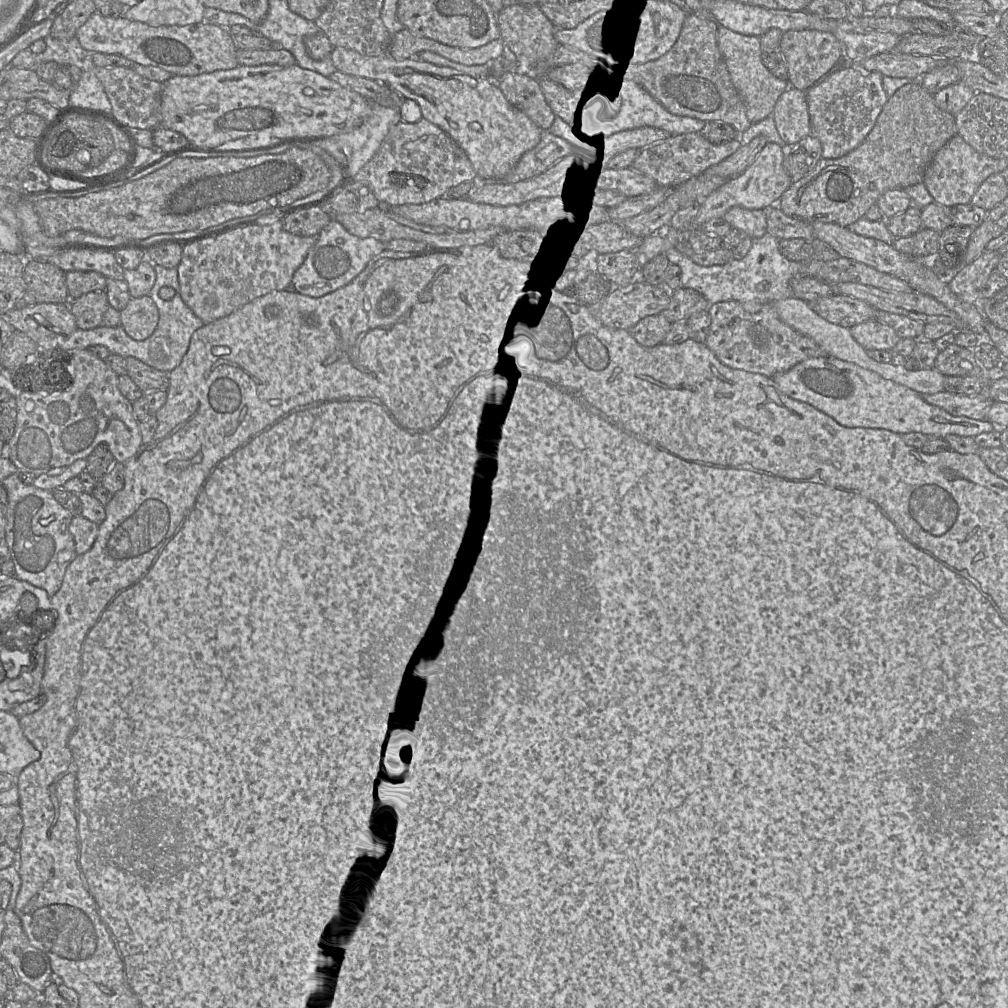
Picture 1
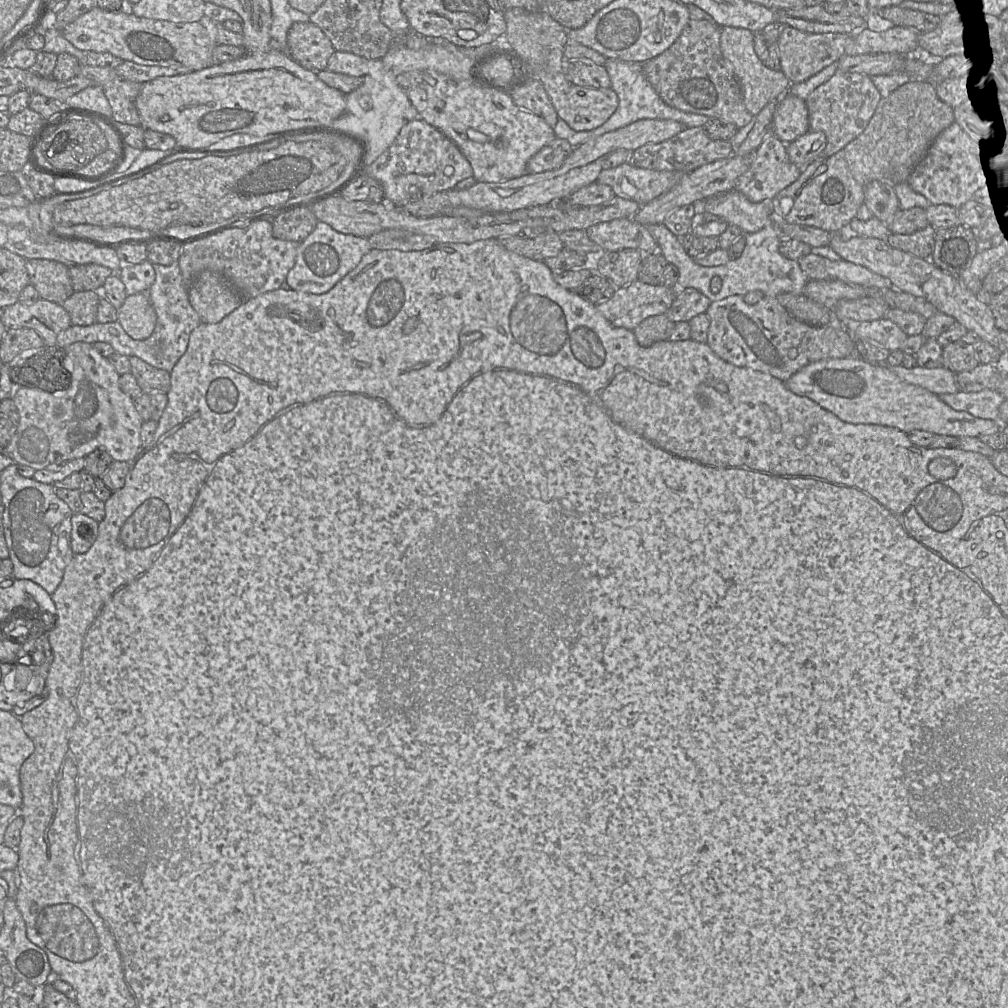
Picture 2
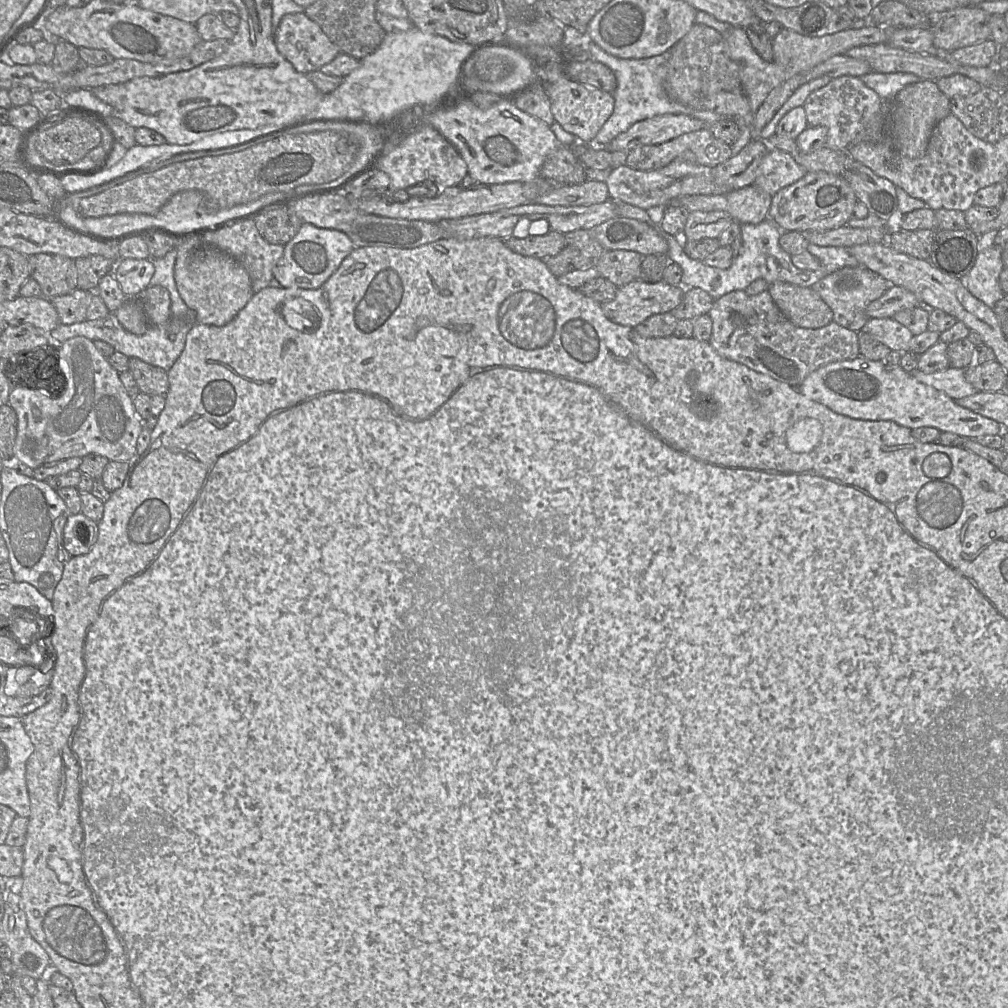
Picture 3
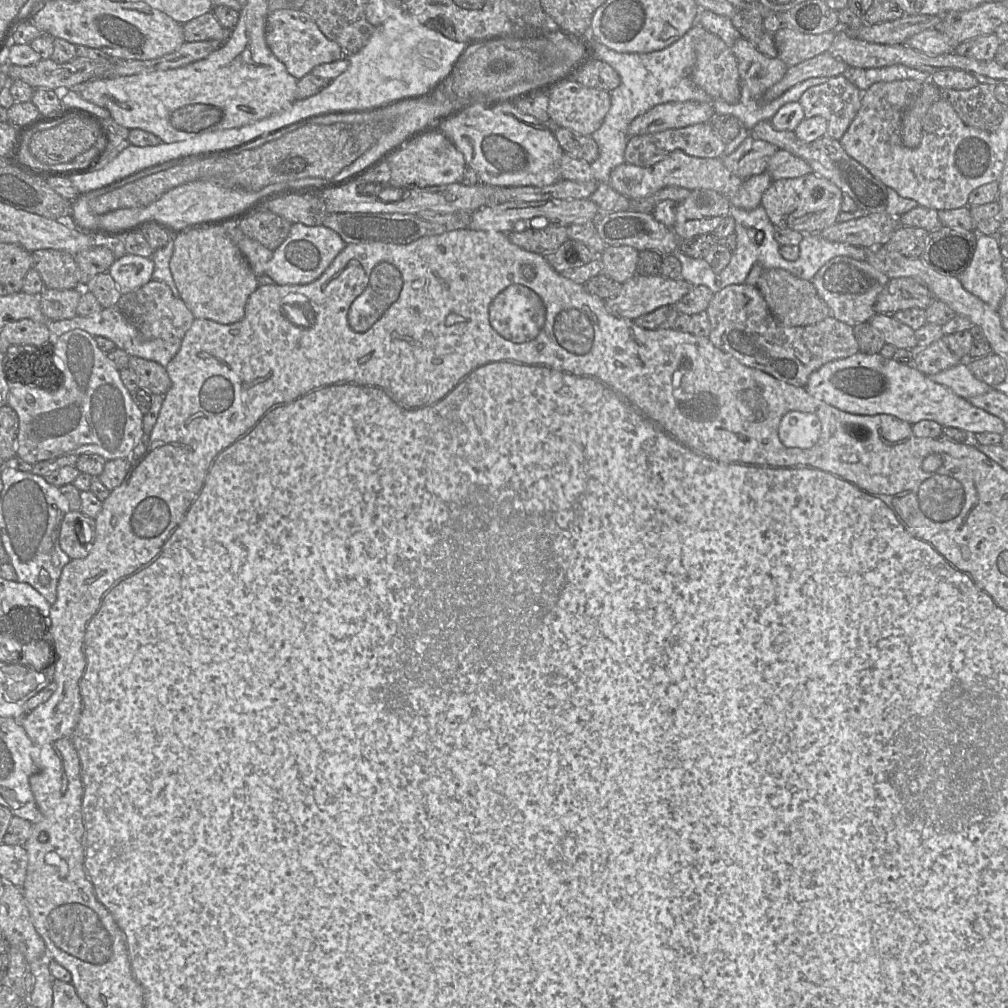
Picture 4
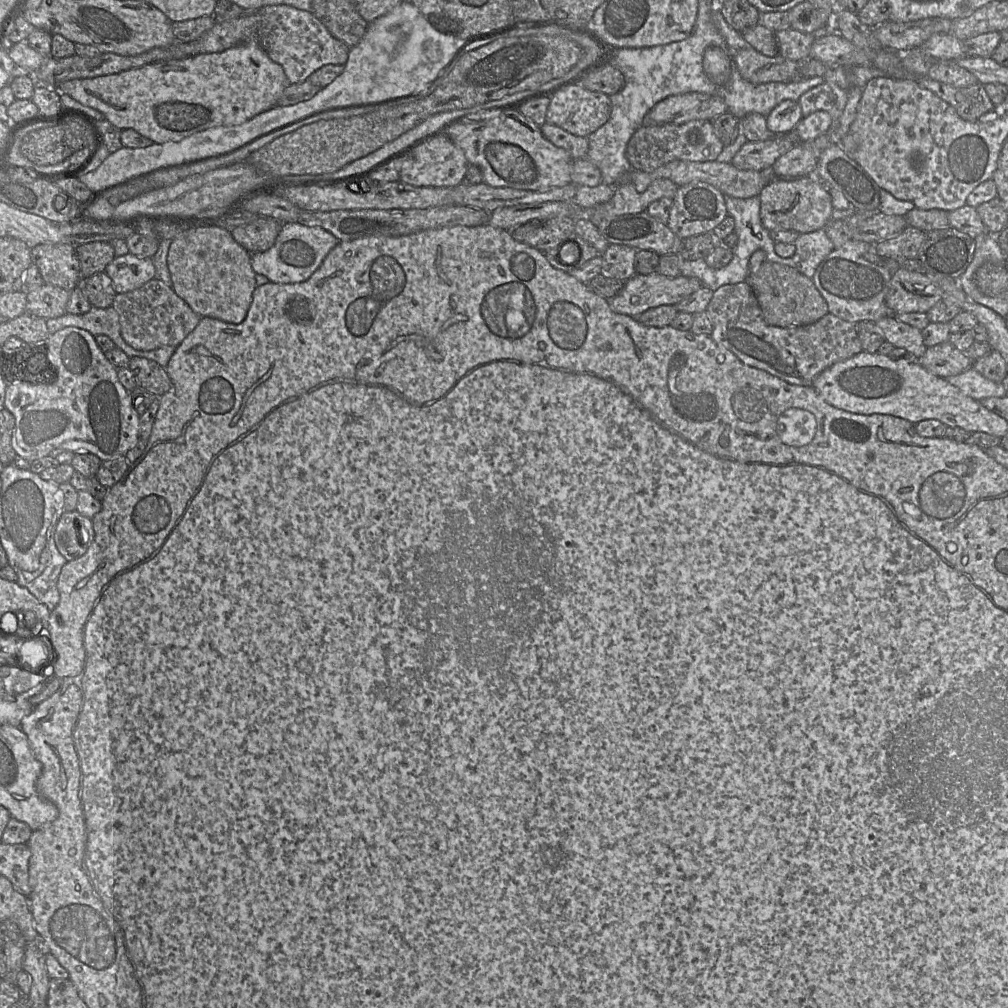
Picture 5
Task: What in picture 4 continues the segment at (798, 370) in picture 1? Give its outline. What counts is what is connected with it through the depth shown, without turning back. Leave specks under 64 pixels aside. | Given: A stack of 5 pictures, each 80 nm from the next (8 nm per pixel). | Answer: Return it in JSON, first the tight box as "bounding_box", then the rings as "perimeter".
{"bounding_box":[806,352,1007,435],"perimeter":[[[858,352],[847,358],[830,361],[812,372],[808,378],[806,390],[816,398],[852,414],[876,415],[889,414],[913,425],[922,420],[933,420],[942,427],[954,427],[975,435],[982,432],[1003,434],[1007,425],[997,416],[972,405],[967,399],[957,395],[950,388],[932,381],[929,376],[916,367],[901,364],[892,358],[885,358],[880,353],[867,354]]]}

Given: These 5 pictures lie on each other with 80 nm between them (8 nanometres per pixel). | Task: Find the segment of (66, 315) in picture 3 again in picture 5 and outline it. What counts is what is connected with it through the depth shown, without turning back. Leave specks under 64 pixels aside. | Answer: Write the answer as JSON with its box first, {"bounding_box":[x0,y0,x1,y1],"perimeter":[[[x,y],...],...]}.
{"bounding_box":[26,283,70,319],"perimeter":[[[47,283],[27,291],[26,313],[44,319],[60,317],[67,313],[70,292]]]}

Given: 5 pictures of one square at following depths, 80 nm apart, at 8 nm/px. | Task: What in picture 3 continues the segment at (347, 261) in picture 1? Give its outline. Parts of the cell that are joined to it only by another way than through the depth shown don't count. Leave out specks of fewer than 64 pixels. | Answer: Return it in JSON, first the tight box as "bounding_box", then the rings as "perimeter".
{"bounding_box":[273,223,355,289],"perimeter":[[[303,223],[297,234],[284,246],[283,256],[273,269],[274,278],[283,288],[317,289],[338,269],[355,245],[340,230]]]}

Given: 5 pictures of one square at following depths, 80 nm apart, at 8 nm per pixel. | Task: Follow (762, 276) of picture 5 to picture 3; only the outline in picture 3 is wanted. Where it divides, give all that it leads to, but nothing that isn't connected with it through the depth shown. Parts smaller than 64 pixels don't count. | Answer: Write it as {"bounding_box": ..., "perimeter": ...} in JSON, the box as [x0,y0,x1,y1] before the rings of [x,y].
{"bounding_box":[767,281,833,328],"perimeter":[[[776,281],[767,291],[781,312],[794,325],[805,328],[820,328],[833,320],[833,312],[812,287],[801,287]]]}

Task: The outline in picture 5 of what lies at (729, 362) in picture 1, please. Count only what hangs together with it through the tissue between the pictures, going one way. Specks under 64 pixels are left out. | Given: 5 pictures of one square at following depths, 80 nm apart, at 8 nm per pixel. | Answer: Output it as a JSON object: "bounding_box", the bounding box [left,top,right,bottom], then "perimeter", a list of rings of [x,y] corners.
{"bounding_box":[705,281,863,385],"perimeter":[[[746,281],[726,284],[713,291],[705,311],[713,325],[710,336],[715,342],[730,350],[744,364],[765,370],[791,384],[812,385],[814,378],[826,368],[863,351],[855,324],[830,312],[816,322],[804,326],[778,327],[767,324],[757,298]]]}

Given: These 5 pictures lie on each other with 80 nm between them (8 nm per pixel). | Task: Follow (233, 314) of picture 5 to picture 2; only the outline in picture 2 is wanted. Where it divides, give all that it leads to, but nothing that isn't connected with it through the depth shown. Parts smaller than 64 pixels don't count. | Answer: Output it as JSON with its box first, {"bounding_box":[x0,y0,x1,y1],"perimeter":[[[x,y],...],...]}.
{"bounding_box":[188,270,245,323],"perimeter":[[[205,270],[188,285],[188,298],[202,323],[218,323],[237,309],[245,298],[222,276]]]}

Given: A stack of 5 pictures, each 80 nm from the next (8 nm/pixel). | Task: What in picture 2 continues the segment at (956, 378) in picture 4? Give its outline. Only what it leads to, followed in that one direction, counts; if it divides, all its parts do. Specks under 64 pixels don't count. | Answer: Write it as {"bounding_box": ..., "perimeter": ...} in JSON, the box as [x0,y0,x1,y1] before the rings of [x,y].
{"bounding_box":[886,365,959,396],"perimeter":[[[886,365],[903,381],[921,386],[938,396],[959,391],[956,373],[943,366],[936,368],[916,366],[912,369],[907,369],[902,365]]]}

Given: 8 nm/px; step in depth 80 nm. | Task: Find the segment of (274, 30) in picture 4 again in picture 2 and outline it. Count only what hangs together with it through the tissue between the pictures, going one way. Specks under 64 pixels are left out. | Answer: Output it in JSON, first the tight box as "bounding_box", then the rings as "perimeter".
{"bounding_box":[287,22,334,70],"perimeter":[[[312,22],[294,23],[287,35],[287,54],[304,69],[325,70],[334,54],[330,39]]]}

